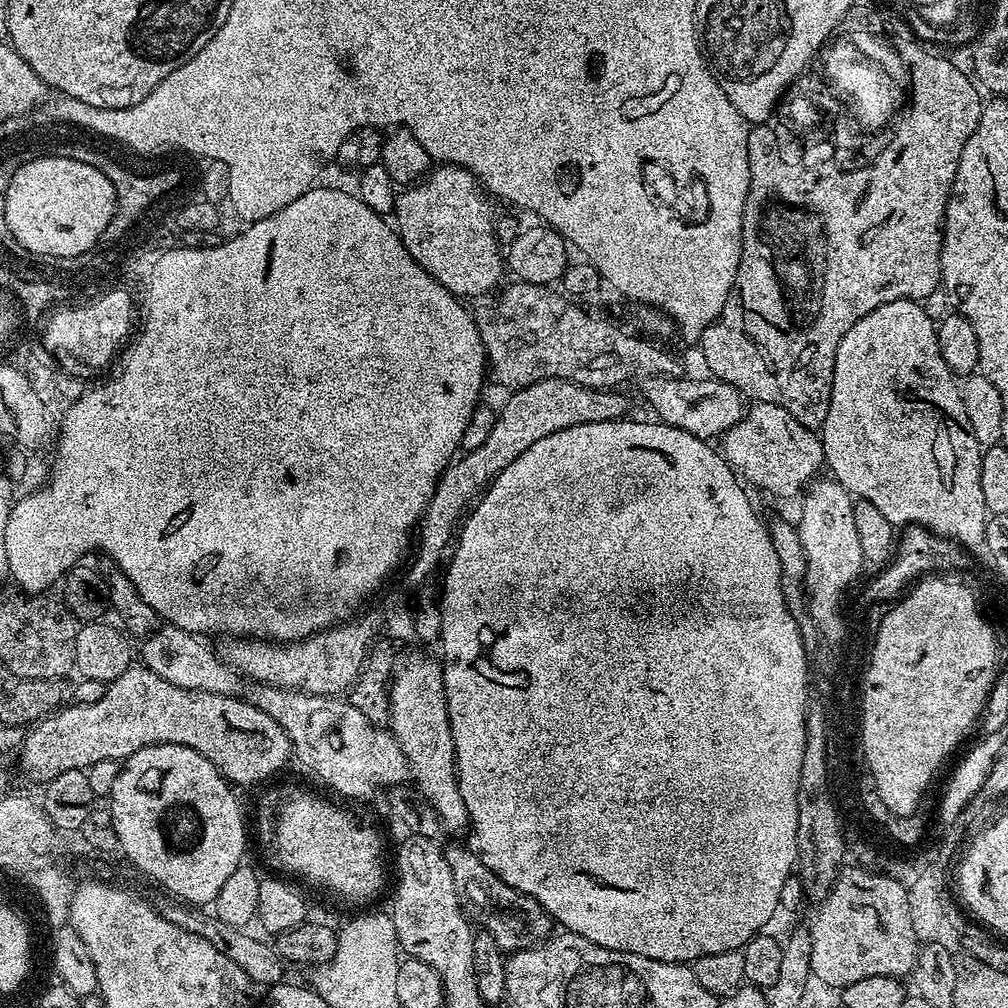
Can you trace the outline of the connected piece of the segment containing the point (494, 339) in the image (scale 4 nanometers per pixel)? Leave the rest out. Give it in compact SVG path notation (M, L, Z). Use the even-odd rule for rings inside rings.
M512 282L512 285L501 287L497 300L489 299L485 308L475 309L474 319L480 337L484 343L486 353L486 372L496 384L501 384L507 390L525 388L534 382L542 382L546 378L569 380L587 388L619 389L620 384L627 380L643 382L655 376L681 375L680 360L672 352L659 348L657 341L639 340L631 336L624 328L603 320L600 316L591 316L579 303L559 291L543 284L521 284Z

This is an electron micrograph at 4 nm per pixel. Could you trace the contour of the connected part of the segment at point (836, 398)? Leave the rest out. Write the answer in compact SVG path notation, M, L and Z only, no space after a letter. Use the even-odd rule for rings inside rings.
M895 300L870 310L866 318L858 318L858 322L854 322L854 326L846 330L846 338L842 338L834 358L830 410L826 410L826 422L822 429L824 462L827 471L832 471L829 472L831 479L836 480L856 500L870 502L870 506L875 506L893 526L920 524L934 535L944 536L965 549L975 550L974 548L984 544L984 535L990 519L990 514L986 510L986 501L982 498L982 470L980 469L982 447L975 440L968 425L966 407L963 406L961 381L957 373L952 372L950 366L946 366L946 360L942 358L942 350L938 346L937 327L937 321L929 318L923 303L915 300Z

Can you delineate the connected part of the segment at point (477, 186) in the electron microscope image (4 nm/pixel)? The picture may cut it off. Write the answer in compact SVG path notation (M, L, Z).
M446 163L433 167L423 180L397 195L394 227L400 241L410 250L410 258L457 298L487 297L501 287L500 279L506 276L506 260L496 238L498 216L492 213L491 202L476 175Z

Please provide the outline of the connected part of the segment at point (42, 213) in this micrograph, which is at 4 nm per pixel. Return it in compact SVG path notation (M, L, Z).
M62 156L38 157L20 166L4 197L6 222L13 241L39 256L77 256L90 250L100 241L106 226L110 226L110 218L116 213L116 191L110 178L86 162Z

